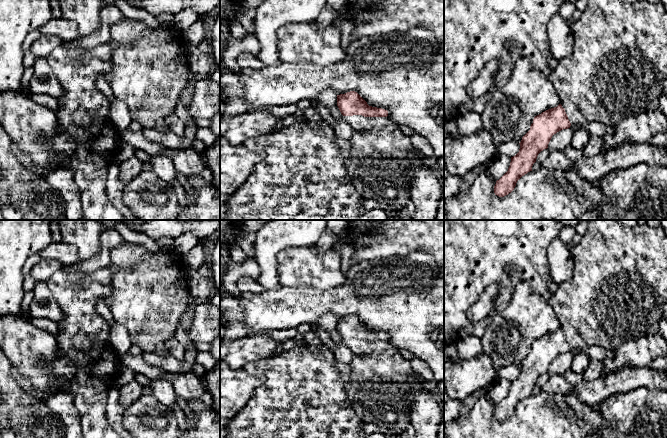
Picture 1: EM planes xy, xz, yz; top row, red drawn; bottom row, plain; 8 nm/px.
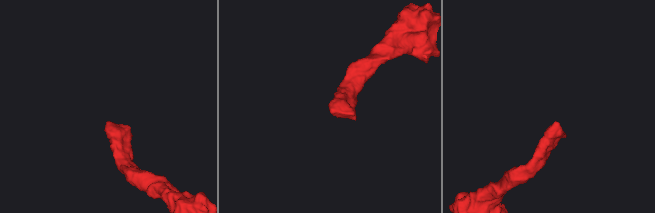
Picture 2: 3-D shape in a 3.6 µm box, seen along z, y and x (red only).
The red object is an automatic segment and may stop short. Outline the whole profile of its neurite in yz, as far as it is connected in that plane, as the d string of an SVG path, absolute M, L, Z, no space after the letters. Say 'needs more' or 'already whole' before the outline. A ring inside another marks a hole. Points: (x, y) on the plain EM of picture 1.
needs more; M588 220L586 232L580 242L570 248L573 260L573 274L552 294L549 303L554 309L560 328L548 333L533 343L530 354L522 361L519 376L511 381L508 395L496 405L494 417L504 421L511 417L517 405L532 395L538 378L548 372L554 358L570 352L571 349L595 345L614 350L621 344L648 334L651 324L663 319L667 299L667 234L661 227L645 225L629 227L621 220Z

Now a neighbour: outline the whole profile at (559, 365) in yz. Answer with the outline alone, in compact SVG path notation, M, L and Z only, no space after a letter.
M571 352L563 353L554 358L548 368L550 376L563 375L567 370L571 369L575 355Z

